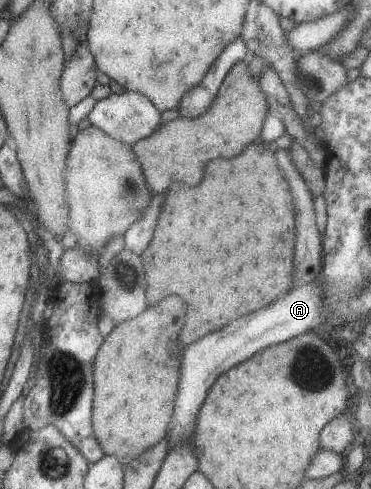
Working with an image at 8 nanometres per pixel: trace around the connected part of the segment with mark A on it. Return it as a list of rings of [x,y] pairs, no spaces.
[[[315,280],[312,283],[291,288],[270,306],[260,308],[248,316],[242,316],[236,322],[230,322],[226,328],[206,334],[204,338],[182,348],[178,392],[173,404],[170,430],[168,430],[168,448],[178,443],[192,441],[196,412],[208,388],[222,372],[250,358],[254,352],[262,350],[265,346],[284,342],[301,332],[310,331],[317,325],[325,323],[323,314],[327,311],[323,310],[322,291],[323,289],[315,284]]]

